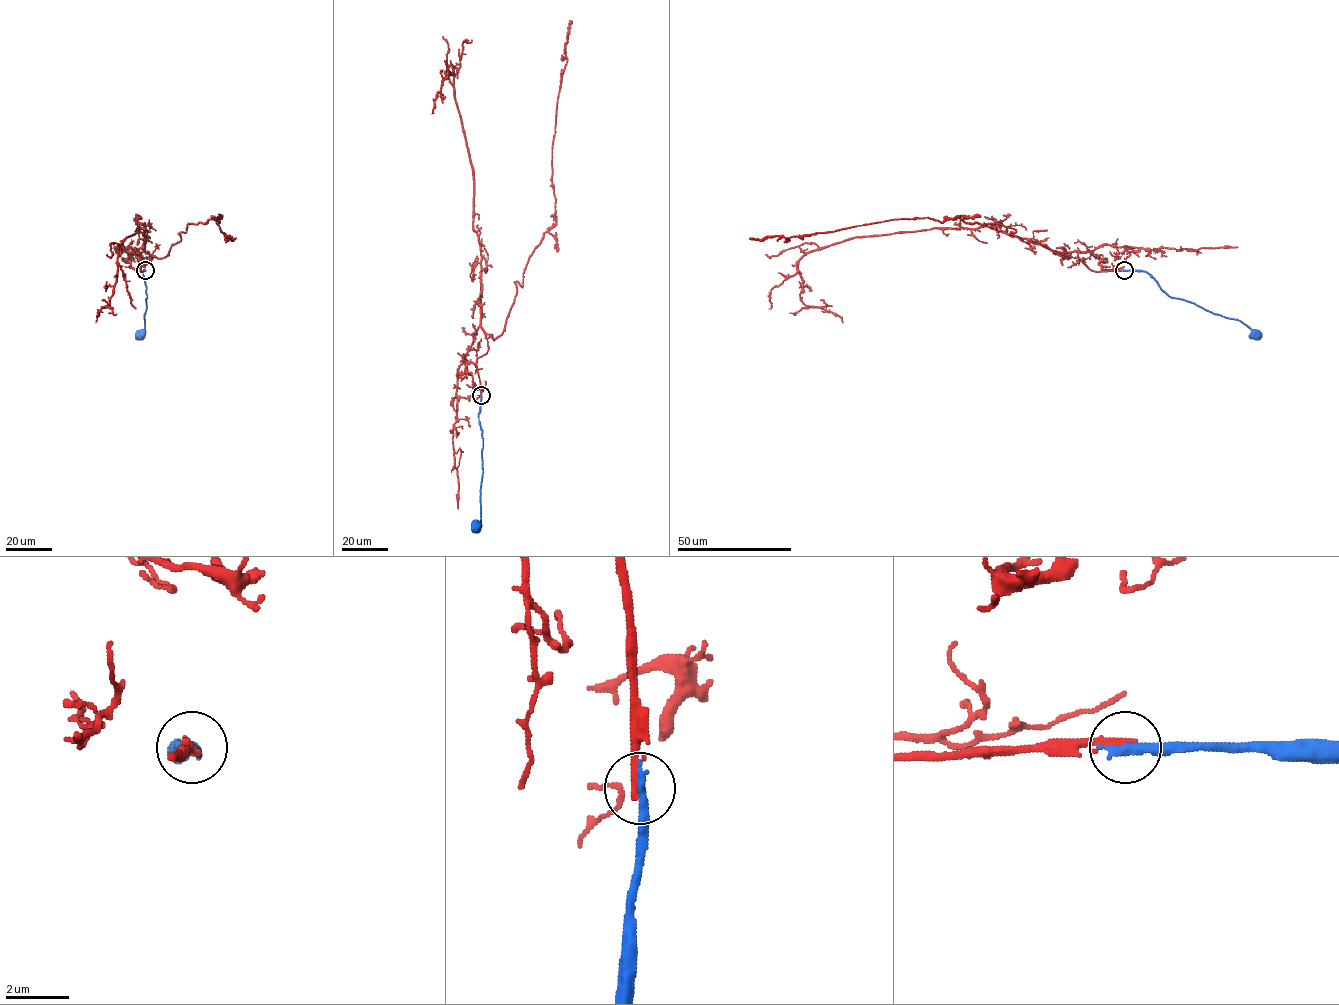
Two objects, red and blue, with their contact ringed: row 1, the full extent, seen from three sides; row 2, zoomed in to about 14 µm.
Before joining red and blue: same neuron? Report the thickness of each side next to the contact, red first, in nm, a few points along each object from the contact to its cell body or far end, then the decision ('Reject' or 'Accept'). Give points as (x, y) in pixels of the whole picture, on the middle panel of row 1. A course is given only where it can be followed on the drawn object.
Thickness 280 nm (red) against 320 nm. Course of red: (480, 395), (485, 334), (502, 333), (515, 282), (523, 287), (532, 251), (556, 222), (552, 146), (571, 20). Course of blue: (481, 395), (478, 423), (482, 431), (481, 521), (477, 527). Reject

